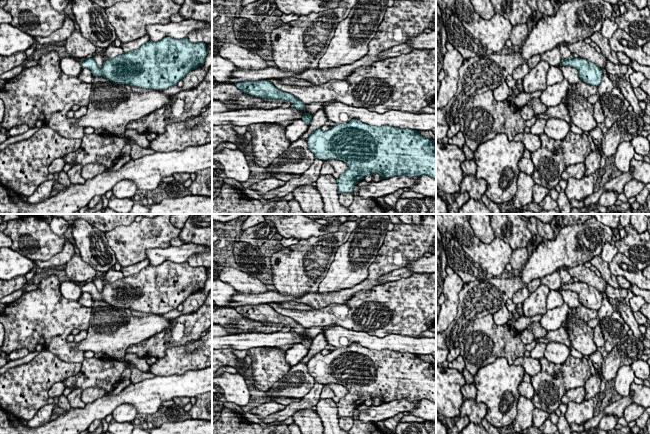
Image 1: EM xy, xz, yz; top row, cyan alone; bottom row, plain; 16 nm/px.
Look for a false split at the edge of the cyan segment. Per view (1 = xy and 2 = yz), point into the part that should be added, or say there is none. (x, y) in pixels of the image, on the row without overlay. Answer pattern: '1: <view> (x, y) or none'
1: none
2: none

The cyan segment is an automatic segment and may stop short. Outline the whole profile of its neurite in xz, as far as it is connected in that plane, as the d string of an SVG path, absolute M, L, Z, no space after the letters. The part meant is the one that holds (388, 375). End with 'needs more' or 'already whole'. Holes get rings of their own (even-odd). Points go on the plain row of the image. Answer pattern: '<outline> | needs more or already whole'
M358 343L337 348L327 355L320 352L306 363L315 382L345 386L348 393L336 403L338 417L353 417L354 410L366 400L379 398L382 403L406 399L427 399L436 403L436 370L432 363L422 361L417 354L390 350L371 350Z | already whole

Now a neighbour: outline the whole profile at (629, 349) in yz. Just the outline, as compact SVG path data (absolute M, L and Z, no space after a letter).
M633 335L622 337L613 350L603 359L601 367L603 380L614 379L620 367L632 365L643 355L644 348L643 341Z

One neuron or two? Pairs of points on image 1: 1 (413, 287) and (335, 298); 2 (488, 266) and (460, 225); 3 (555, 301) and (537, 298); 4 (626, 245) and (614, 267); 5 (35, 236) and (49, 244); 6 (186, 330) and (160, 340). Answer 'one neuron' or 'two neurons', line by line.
1: two neurons
2: one neuron
3: two neurons
4: two neurons
5: one neuron
6: one neuron

